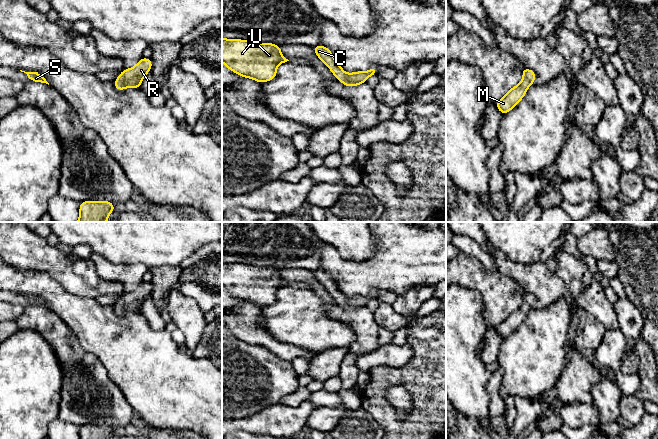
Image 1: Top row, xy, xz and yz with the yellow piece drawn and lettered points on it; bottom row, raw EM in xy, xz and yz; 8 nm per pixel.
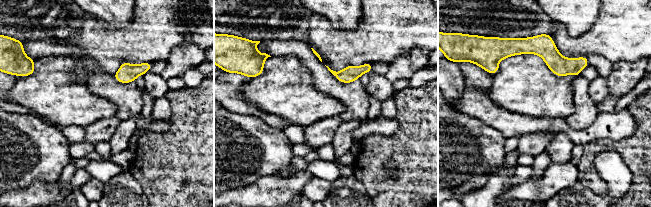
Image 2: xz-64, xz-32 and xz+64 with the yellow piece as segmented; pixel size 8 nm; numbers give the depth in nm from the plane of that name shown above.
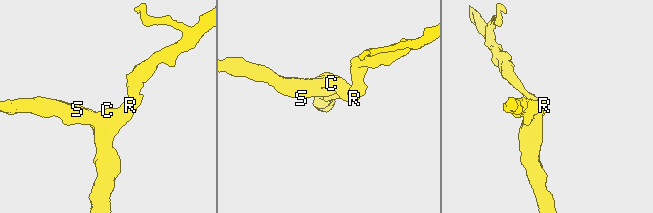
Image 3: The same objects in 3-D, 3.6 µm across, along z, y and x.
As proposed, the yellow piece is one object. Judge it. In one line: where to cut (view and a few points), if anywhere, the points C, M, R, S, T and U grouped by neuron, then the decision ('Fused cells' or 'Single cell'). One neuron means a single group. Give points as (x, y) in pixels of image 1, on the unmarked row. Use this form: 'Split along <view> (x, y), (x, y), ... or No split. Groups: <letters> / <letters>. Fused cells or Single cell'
No split. Groups: C M R S T U. Single cell

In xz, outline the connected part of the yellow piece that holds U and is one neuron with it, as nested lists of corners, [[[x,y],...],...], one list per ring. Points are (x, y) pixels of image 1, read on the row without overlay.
[[[222,262],[222,286],[244,302],[268,306],[276,302],[277,290],[287,285],[276,268]]]

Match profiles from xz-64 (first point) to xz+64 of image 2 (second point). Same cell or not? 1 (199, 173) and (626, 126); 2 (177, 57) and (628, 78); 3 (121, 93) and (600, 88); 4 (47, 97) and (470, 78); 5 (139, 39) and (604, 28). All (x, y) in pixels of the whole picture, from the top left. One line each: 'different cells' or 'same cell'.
1: different cells
2: same cell
3: different cells
4: different cells
5: same cell

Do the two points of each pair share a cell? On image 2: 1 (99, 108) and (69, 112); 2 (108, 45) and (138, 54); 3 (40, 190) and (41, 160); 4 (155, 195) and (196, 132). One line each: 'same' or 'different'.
1: same
2: same
3: different
4: same

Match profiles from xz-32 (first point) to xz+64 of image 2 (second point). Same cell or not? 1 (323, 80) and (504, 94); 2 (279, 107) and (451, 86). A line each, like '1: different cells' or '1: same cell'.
1: different cells
2: different cells

